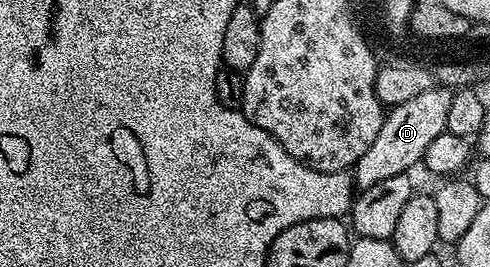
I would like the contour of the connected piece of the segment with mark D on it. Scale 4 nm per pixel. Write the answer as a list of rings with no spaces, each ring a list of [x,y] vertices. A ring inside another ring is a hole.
[[[435,84],[420,96],[411,96],[411,100],[392,107],[379,128],[379,136],[375,136],[375,144],[371,144],[371,148],[367,148],[367,152],[357,161],[356,185],[366,190],[371,188],[371,184],[379,184],[379,180],[391,180],[391,176],[412,171],[412,166],[424,159],[431,140],[446,133],[447,107],[451,105],[452,95],[452,89]]]

